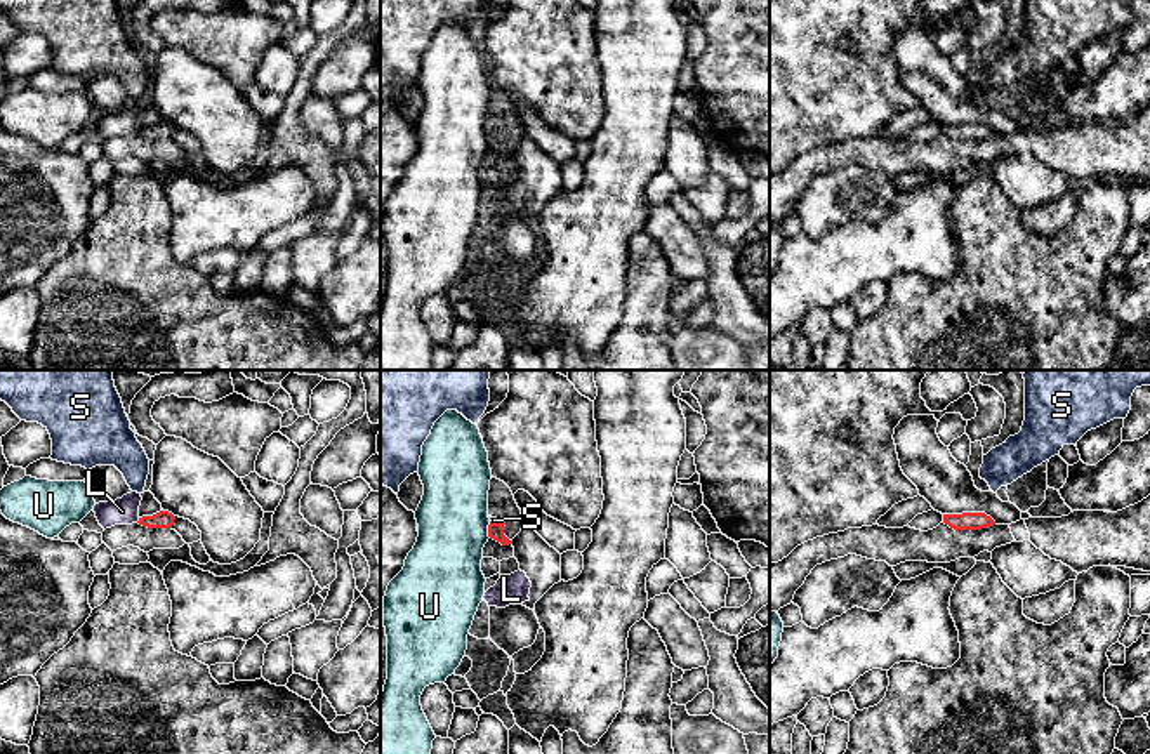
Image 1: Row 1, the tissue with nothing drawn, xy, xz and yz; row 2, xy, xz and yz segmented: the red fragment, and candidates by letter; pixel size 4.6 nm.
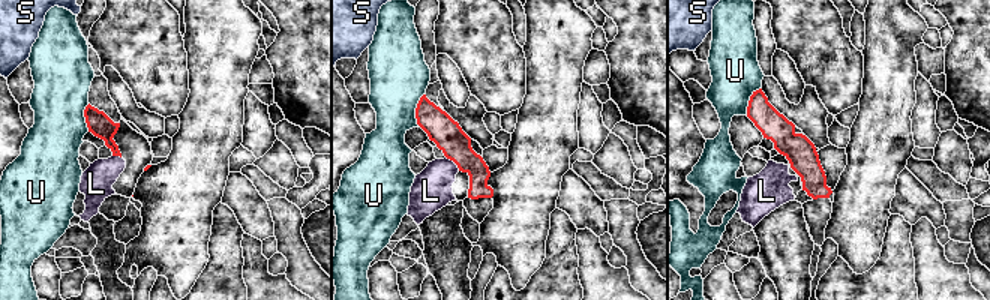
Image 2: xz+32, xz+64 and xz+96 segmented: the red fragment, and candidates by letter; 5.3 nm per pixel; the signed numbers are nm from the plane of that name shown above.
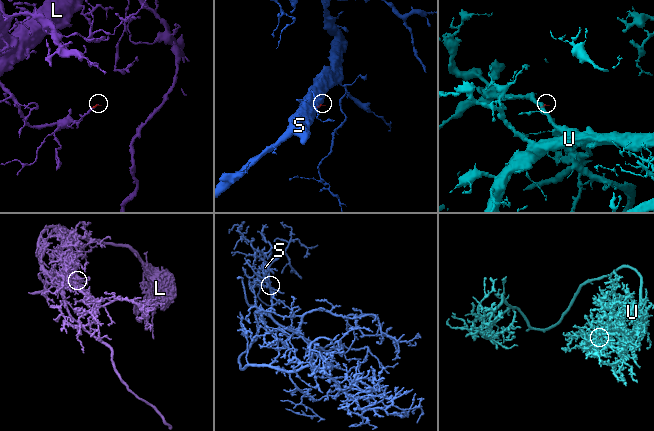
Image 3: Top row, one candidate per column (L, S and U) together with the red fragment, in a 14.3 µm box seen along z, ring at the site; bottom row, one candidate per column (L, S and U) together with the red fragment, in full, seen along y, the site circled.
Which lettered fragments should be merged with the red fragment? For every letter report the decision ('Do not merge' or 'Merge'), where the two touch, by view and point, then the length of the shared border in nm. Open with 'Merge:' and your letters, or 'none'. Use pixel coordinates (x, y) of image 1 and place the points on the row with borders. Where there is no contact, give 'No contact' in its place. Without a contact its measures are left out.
Merge: none
L: Do not merge. Touches red at xy (139, 520). Shared border 30 nm
S: Do not merge. Touches red at xz (495, 523). Shared border 60 nm
U: Do not merge. Touches red at xz (489, 530). Shared border 80 nm

